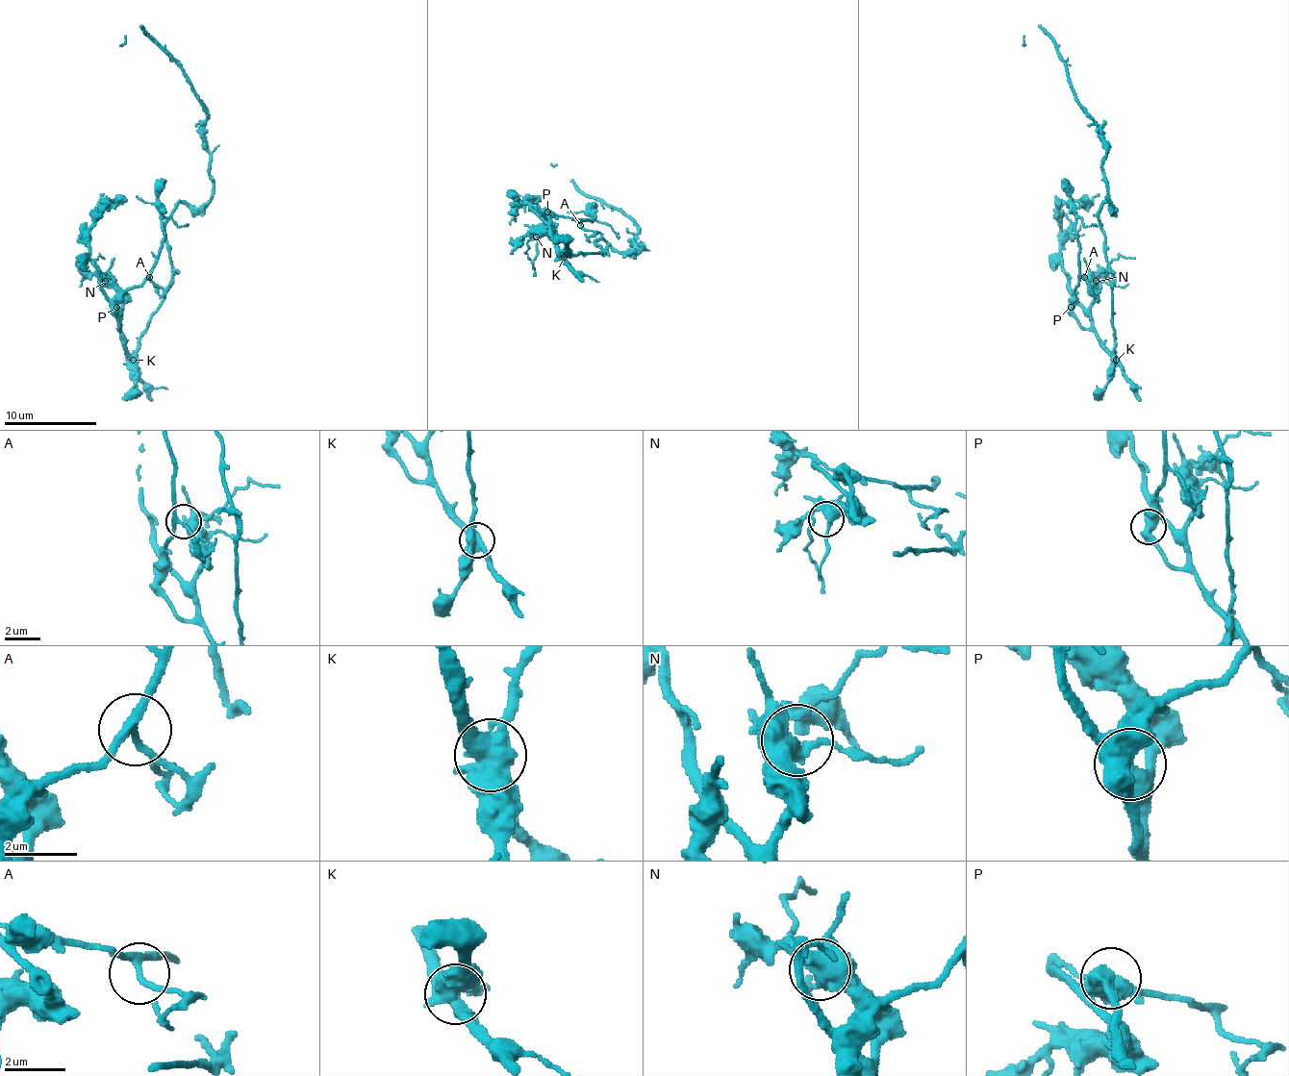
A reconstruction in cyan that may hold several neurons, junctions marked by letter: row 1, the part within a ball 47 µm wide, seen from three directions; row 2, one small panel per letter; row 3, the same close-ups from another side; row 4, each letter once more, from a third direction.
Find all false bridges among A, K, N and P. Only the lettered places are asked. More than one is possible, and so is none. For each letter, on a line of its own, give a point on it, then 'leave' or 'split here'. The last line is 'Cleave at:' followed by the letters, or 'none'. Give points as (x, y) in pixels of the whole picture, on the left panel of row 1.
A: (149, 277) | leave
K: (133, 360) | split here
N: (105, 281) | leave
P: (116, 307) | leave
Cleave at: K

